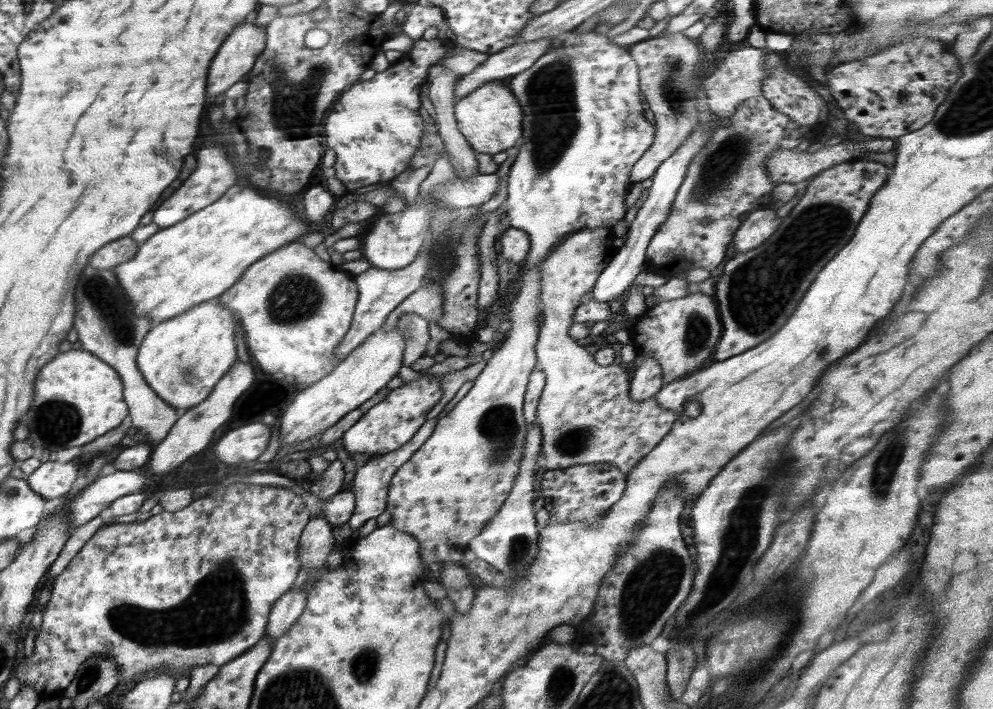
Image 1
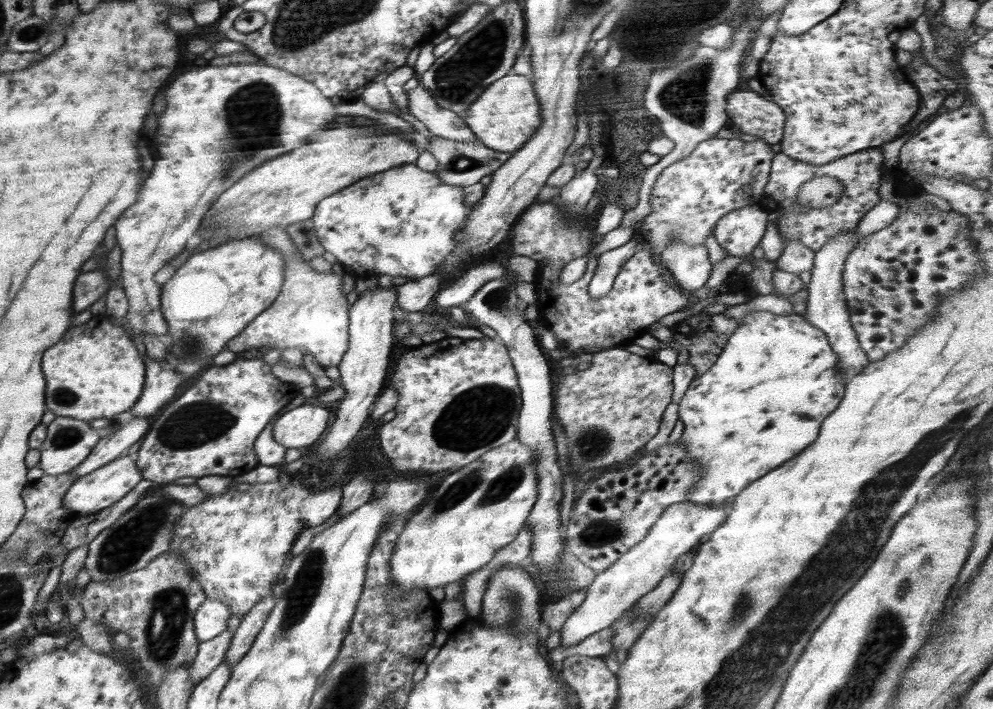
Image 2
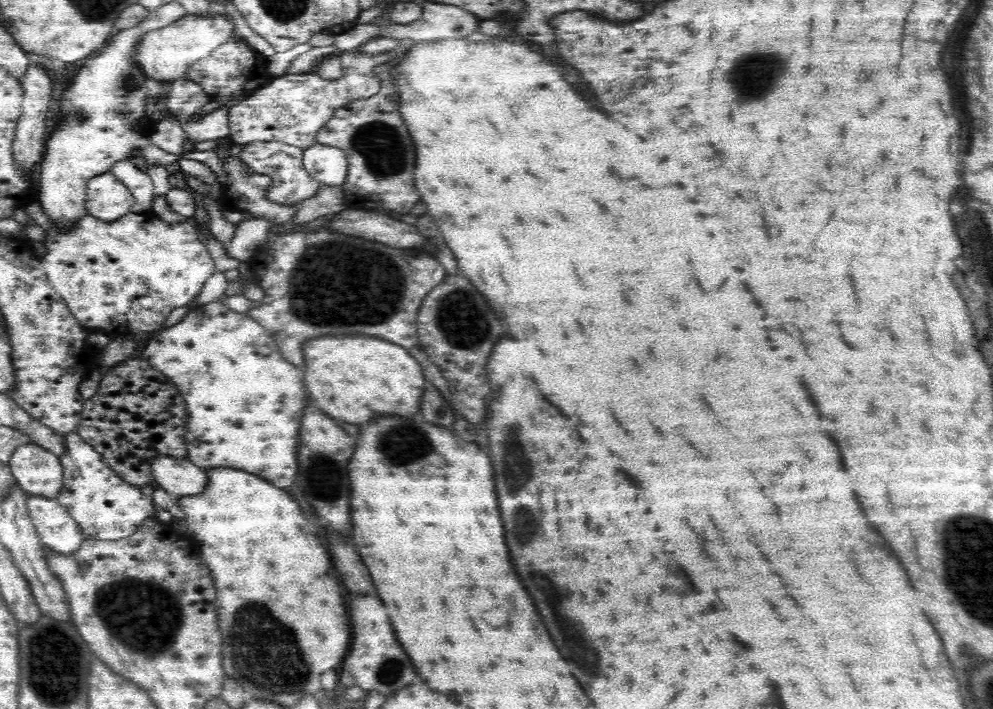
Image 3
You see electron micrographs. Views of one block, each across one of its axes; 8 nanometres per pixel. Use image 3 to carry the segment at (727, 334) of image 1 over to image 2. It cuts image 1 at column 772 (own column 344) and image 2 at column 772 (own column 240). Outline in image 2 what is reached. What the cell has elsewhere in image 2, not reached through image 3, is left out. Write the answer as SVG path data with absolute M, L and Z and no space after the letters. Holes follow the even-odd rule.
M880 147L864 149L820 166L792 159L780 152L772 159L769 181L758 205L768 213L778 214L776 223L783 242L799 240L804 246L818 252L827 240L839 232L855 230L866 213L881 201L879 188L883 160ZM817 176L836 177L844 185L844 191L836 204L811 210L797 202L797 194L804 182Z

